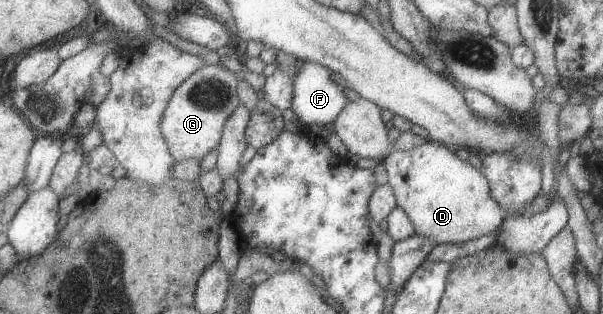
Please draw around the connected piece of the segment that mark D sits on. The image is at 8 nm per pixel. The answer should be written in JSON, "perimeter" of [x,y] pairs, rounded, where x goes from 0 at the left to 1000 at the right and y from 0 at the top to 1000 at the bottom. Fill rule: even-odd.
{"perimeter":[[[716,443],[706,446],[703,462],[680,481],[653,478],[640,510],[648,586],[657,605],[662,653],[680,685],[680,704],[687,717],[687,748],[716,761],[723,780],[769,774],[823,736],[842,688],[816,627],[811,576],[794,535],[783,529],[774,510],[763,510],[756,497],[756,478],[735,455]]]}

